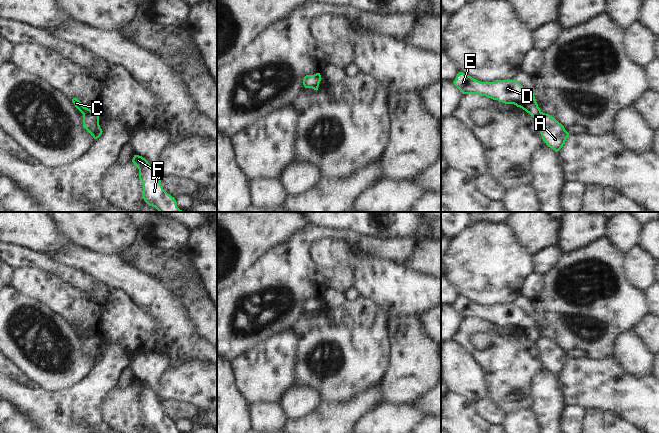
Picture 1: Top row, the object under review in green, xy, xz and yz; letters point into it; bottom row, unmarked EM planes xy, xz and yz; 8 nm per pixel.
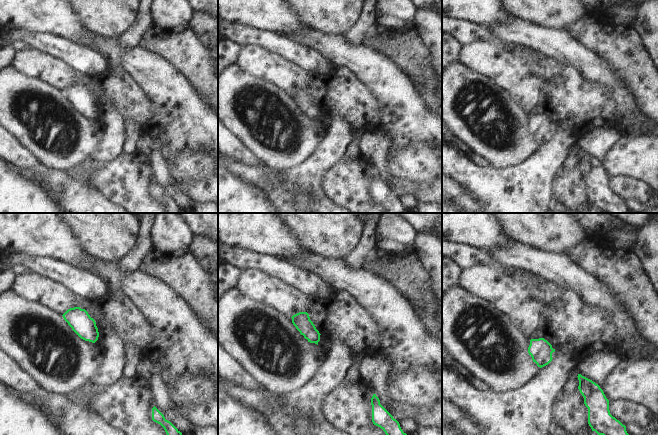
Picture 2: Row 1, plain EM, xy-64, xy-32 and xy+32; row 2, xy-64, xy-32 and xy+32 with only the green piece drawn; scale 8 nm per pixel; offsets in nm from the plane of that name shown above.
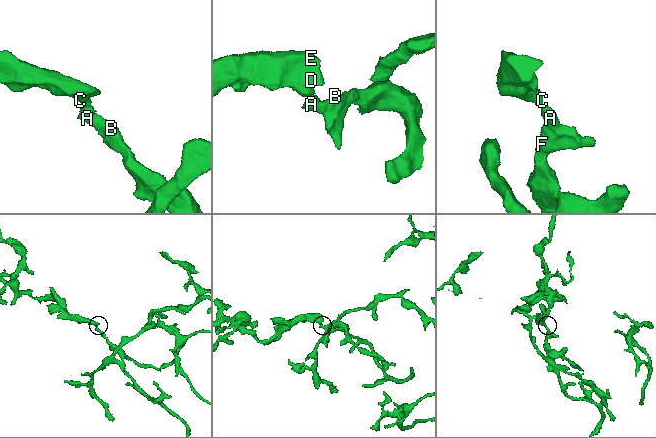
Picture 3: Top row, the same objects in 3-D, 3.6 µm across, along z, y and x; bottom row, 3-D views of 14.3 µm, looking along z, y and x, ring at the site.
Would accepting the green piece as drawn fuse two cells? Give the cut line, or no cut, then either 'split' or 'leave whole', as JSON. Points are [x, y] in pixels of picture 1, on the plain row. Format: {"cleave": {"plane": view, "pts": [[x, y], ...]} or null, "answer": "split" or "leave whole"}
{"cleave": {"plane": "xy", "pts": [[91, 335], [83, 339]]}, "answer": "split"}

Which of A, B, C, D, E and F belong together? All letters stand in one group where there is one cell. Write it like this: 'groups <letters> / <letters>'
groups A B F / C D E

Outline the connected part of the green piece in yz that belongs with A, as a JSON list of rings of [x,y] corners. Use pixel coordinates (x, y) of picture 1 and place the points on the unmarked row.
[[[540,336],[537,344],[543,365],[548,371],[558,376],[565,368],[569,357],[561,347],[549,338]]]

